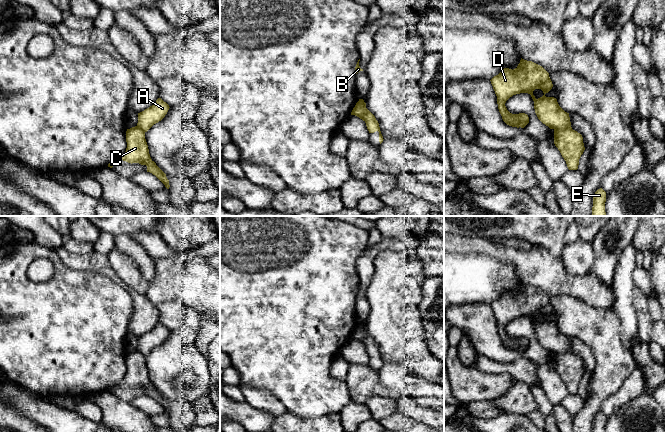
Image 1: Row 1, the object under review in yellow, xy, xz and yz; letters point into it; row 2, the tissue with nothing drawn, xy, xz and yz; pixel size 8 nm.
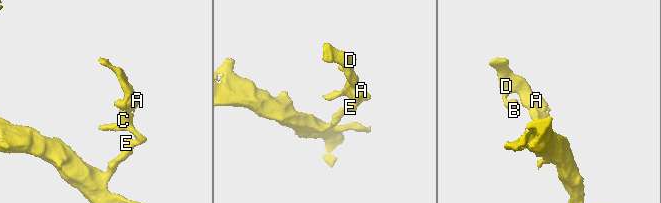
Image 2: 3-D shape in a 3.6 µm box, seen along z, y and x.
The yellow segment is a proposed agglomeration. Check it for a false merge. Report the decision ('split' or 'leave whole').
split

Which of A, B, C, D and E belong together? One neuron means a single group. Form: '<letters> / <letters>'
A B D / C E

